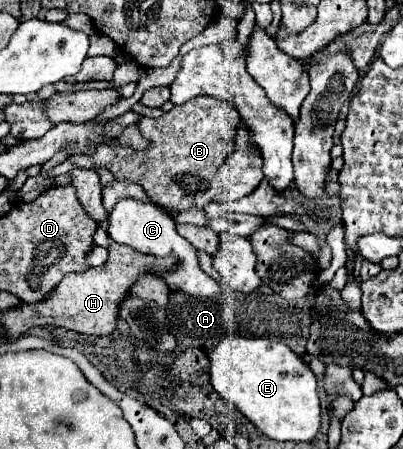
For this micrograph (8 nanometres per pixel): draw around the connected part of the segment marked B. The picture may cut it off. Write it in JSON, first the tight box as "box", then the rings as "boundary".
{"box":[49,97,241,211],"boundary":[[[195,97],[173,107],[157,119],[143,117],[137,125],[143,137],[151,139],[147,151],[129,147],[99,147],[95,155],[72,155],[49,172],[49,176],[68,173],[72,168],[109,169],[117,179],[139,183],[147,197],[167,211],[187,211],[191,207],[203,209],[219,193],[219,169],[235,149],[235,131],[241,123],[239,111],[213,105],[213,97]]]}

